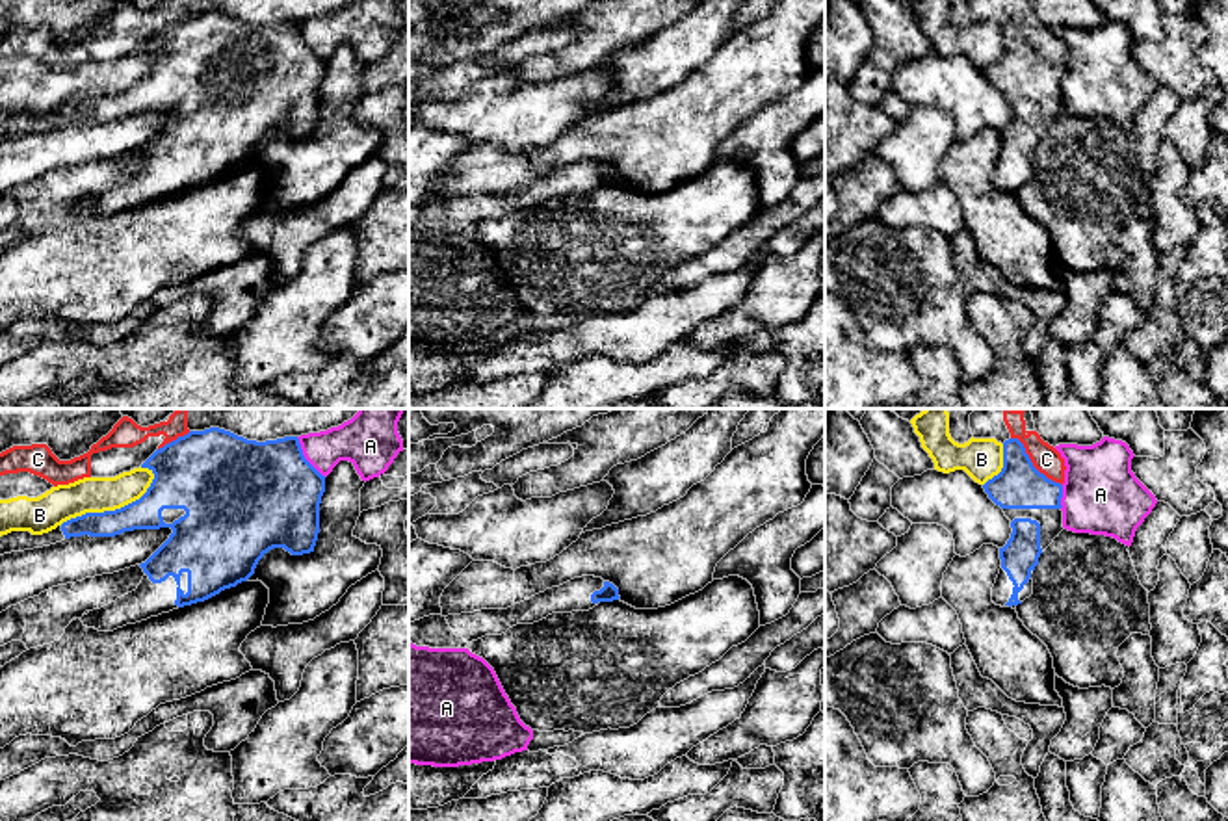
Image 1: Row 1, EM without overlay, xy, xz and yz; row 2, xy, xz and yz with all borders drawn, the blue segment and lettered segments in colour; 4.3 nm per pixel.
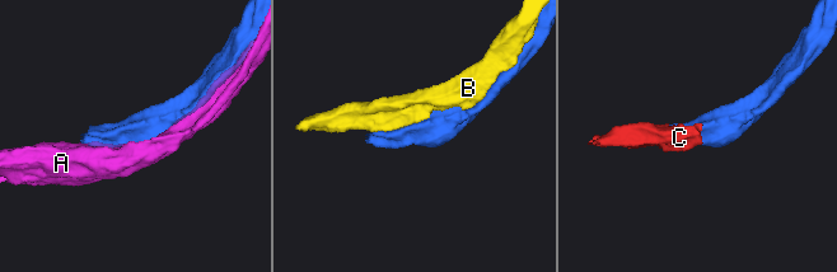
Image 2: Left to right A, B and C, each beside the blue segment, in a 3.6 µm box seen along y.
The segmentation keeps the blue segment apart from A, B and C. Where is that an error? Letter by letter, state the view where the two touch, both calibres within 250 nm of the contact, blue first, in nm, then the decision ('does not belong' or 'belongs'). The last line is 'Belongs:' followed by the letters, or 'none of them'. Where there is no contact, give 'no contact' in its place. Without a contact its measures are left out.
A: xy | 460/190 nm | does not belong
B: xy | 150/160 nm | does not belong
C: yz | 200/120 nm | does not belong
Belongs: none of them

